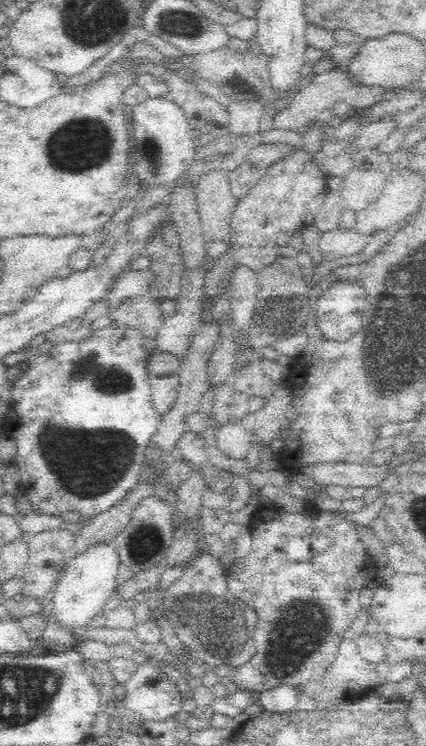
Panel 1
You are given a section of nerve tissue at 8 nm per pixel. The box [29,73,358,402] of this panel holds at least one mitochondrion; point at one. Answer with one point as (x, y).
(77, 147)

